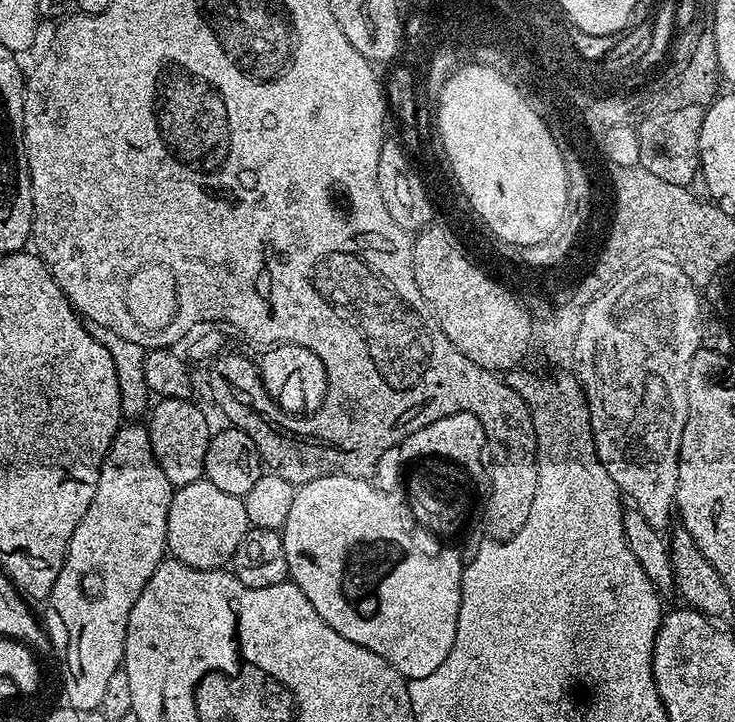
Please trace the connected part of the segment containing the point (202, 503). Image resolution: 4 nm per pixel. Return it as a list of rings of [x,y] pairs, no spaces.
[[[201,478],[172,493],[166,522],[167,551],[171,559],[180,560],[186,566],[202,570],[223,569],[231,565],[234,550],[238,550],[238,542],[242,542],[249,527],[243,499],[234,494],[225,494],[214,486],[214,482]]]

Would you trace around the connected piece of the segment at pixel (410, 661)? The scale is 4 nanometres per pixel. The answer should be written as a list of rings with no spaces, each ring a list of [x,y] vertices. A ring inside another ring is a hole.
[[[319,476],[297,487],[294,503],[290,506],[290,514],[286,517],[282,529],[288,574],[291,583],[297,584],[302,594],[310,598],[310,606],[314,606],[314,610],[318,610],[318,614],[322,614],[324,621],[334,626],[334,630],[338,630],[342,638],[350,638],[350,642],[378,654],[378,658],[386,658],[386,662],[390,662],[390,666],[394,666],[394,670],[398,670],[398,674],[402,674],[407,681],[426,678],[426,674],[434,674],[434,670],[442,666],[446,654],[450,654],[450,646],[454,646],[454,634],[458,630],[458,610],[460,609],[460,573],[462,571],[460,553],[453,547],[446,549],[441,556],[427,556],[412,541],[412,536],[408,533],[409,521],[406,519],[406,504],[401,493],[399,491],[383,492],[382,489],[375,488],[368,480],[371,479],[360,476]]]

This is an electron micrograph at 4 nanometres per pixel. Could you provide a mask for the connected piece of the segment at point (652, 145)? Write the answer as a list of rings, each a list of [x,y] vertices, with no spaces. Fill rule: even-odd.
[[[686,106],[682,110],[670,110],[670,114],[648,116],[639,121],[638,148],[642,151],[640,164],[648,166],[652,174],[674,186],[688,188],[691,180],[700,172],[700,135],[705,106]]]

